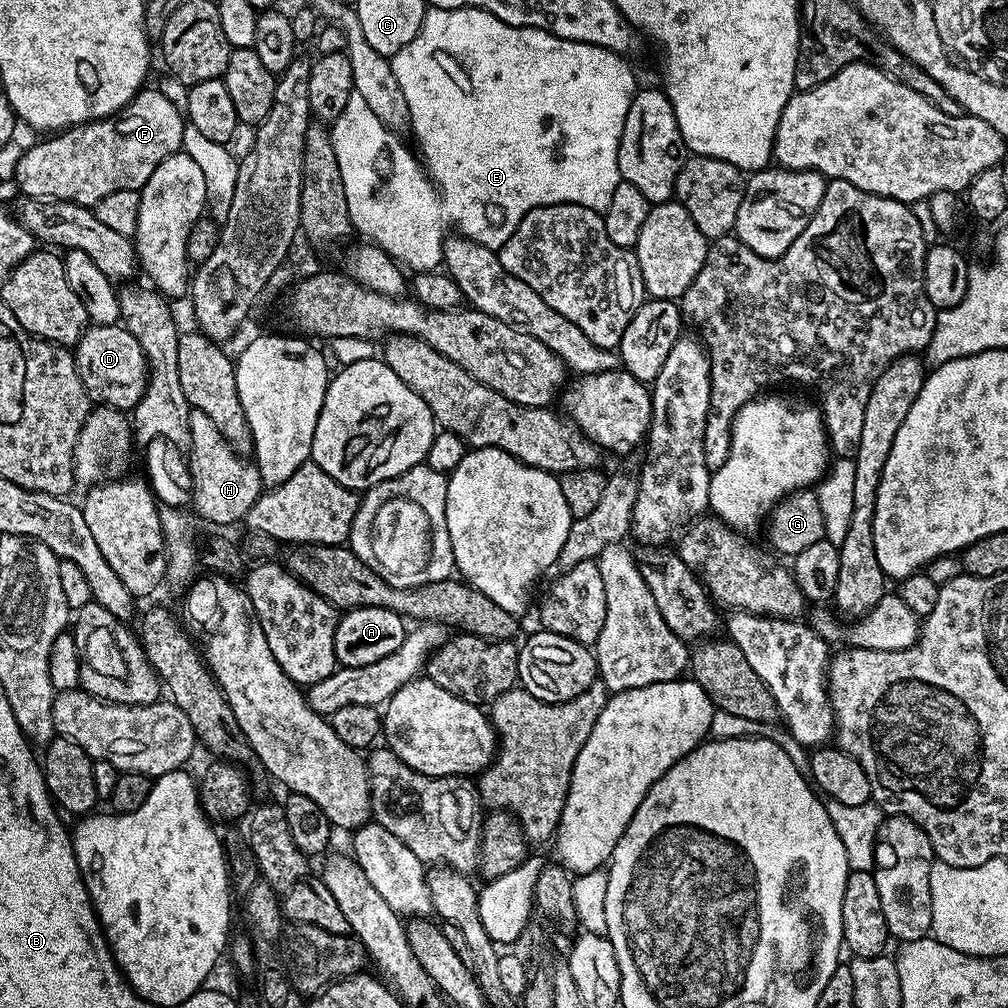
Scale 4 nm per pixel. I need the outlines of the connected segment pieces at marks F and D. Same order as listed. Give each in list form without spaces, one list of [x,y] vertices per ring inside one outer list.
[[[145,86],[136,93],[136,97],[126,105],[126,107],[115,116],[108,116],[105,120],[92,120],[89,124],[78,124],[75,128],[65,128],[55,134],[49,135],[41,144],[36,144],[33,148],[25,147],[20,153],[20,160],[16,164],[16,174],[14,184],[24,191],[25,197],[33,200],[65,200],[66,202],[74,202],[85,206],[95,206],[100,199],[106,194],[114,194],[114,190],[139,190],[143,187],[150,174],[154,173],[155,167],[168,155],[181,151],[184,142],[184,125],[186,123],[185,113],[178,106],[174,106],[174,102],[170,102],[170,98],[166,98],[166,94],[160,92],[159,87]]]
[[[119,323],[92,324],[85,328],[74,346],[74,355],[78,378],[82,378],[89,401],[100,406],[132,410],[143,398],[149,379],[147,358],[137,338]]]

